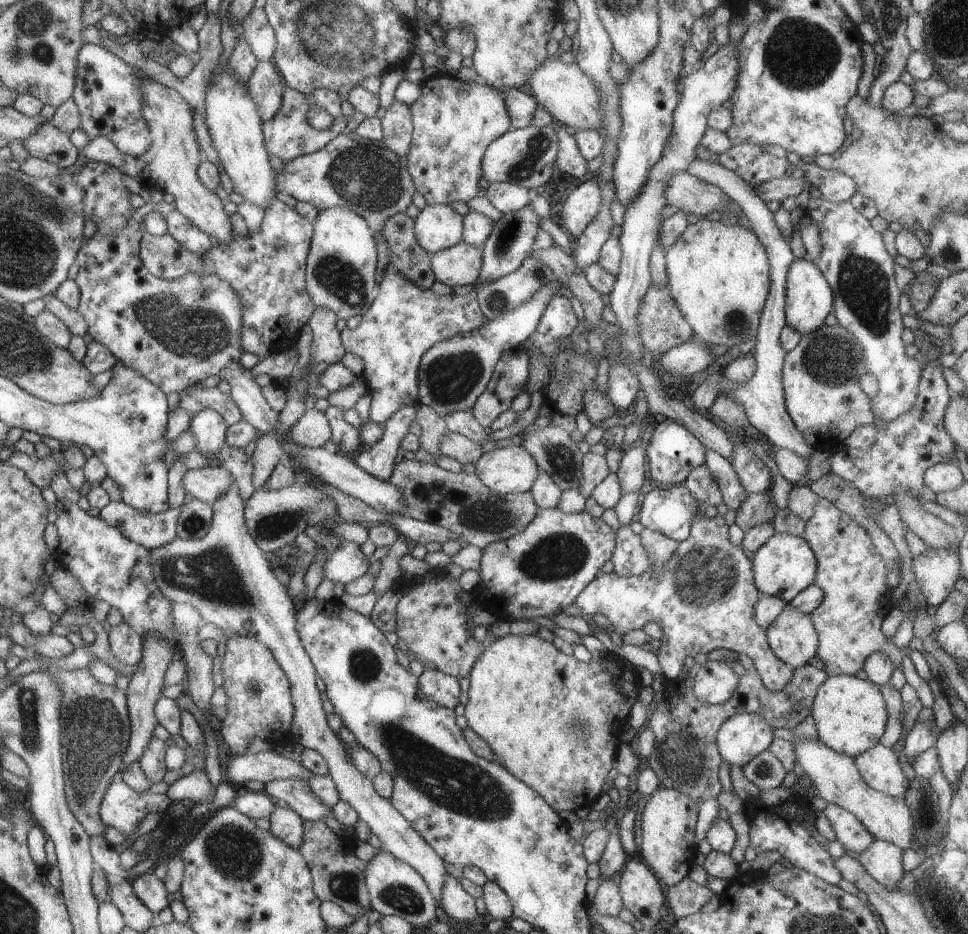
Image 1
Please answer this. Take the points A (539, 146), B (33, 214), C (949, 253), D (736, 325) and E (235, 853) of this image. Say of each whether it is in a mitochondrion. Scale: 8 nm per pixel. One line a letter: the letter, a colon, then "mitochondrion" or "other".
A: mitochondrion
B: mitochondrion
C: mitochondrion
D: mitochondrion
E: mitochondrion

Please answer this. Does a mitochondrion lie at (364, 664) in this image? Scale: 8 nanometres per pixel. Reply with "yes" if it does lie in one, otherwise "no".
yes

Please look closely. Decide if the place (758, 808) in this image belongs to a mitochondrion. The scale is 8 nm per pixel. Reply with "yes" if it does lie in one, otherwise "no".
no

